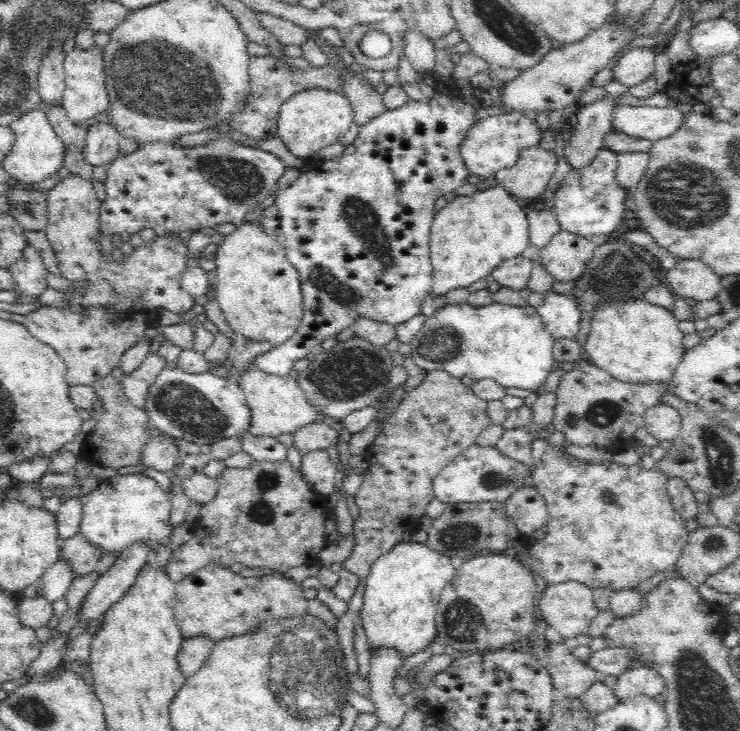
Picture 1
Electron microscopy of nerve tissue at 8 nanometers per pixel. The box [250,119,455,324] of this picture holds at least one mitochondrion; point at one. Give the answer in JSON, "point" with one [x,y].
{"point":[348,298]}

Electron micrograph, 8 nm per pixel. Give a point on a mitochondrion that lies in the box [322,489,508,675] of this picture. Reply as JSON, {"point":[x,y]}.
{"point":[459,536]}

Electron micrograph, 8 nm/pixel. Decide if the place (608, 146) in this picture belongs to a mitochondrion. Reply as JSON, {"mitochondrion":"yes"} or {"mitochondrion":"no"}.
{"mitochondrion":"no"}

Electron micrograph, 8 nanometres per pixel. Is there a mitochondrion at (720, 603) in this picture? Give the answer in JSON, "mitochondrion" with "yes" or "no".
{"mitochondrion":"no"}

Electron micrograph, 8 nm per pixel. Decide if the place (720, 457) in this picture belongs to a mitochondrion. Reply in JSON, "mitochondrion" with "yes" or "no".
{"mitochondrion":"yes"}

